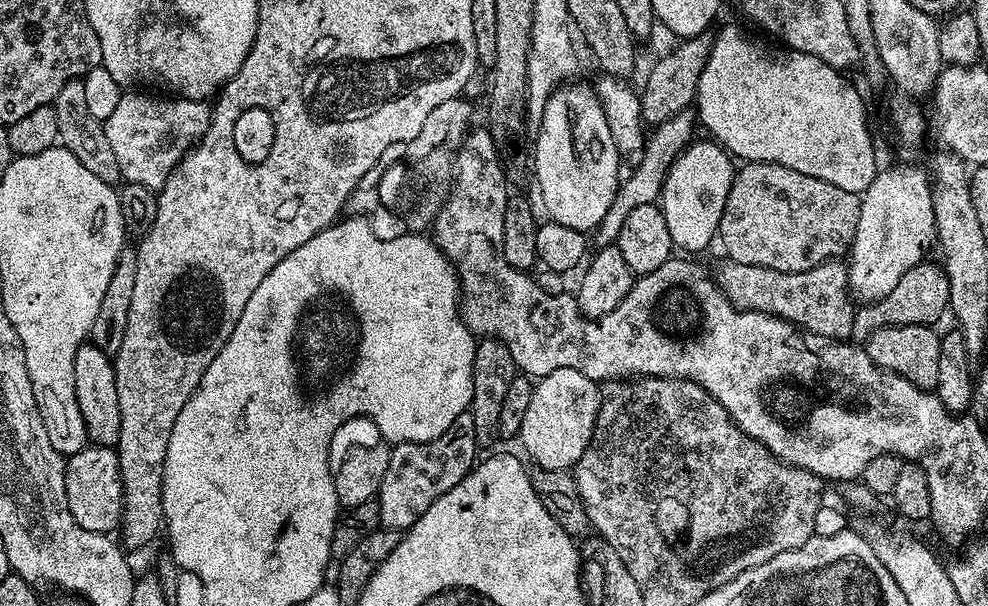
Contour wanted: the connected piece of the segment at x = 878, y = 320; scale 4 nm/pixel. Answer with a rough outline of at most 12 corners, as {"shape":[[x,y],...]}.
{"shape":[[939,263],[906,270],[890,294],[865,303],[850,328],[935,325],[949,311]]}

